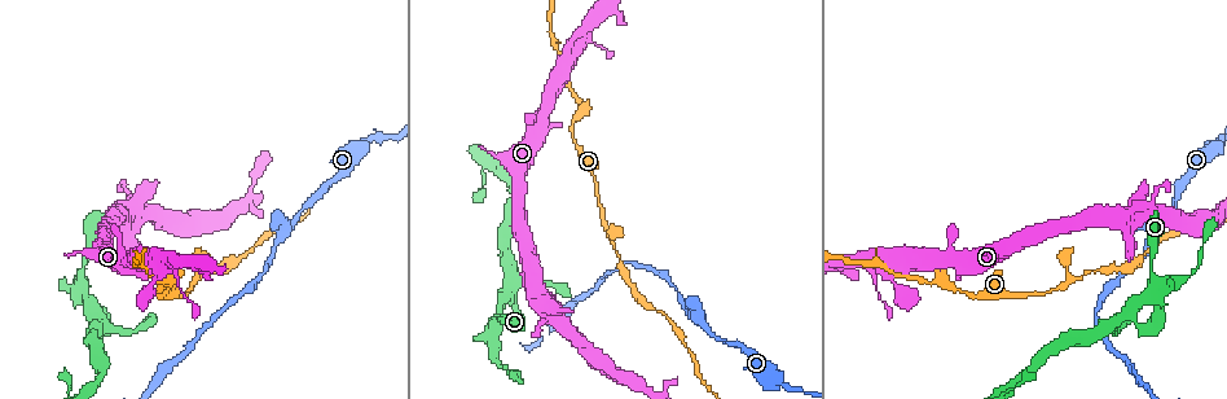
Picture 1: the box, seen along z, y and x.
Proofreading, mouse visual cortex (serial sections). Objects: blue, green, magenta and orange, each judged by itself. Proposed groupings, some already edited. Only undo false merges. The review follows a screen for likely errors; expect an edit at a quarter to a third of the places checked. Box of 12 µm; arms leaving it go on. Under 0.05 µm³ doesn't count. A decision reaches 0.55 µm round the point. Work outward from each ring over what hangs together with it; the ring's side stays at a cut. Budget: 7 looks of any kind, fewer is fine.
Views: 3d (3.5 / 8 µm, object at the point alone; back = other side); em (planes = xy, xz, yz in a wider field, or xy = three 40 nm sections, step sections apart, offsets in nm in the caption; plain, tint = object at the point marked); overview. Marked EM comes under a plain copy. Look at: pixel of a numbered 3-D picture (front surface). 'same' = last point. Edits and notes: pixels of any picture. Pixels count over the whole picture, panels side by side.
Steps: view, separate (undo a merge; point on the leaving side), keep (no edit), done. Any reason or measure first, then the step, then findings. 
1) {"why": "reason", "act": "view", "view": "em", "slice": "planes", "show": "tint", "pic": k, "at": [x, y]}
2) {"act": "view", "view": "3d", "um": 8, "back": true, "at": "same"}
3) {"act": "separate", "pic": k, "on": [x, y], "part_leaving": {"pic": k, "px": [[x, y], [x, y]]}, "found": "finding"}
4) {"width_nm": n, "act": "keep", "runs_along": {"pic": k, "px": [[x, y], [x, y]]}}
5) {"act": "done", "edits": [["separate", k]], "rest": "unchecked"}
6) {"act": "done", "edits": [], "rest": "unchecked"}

{"why": "sharp bend", "act": "view", "view": "3d", "um": 3.5, "pic": 1, "at": [922, 278]}

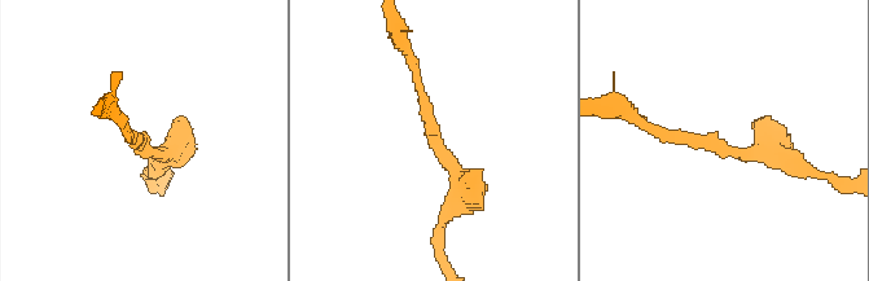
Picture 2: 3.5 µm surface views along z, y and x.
{"why": "need the tissue", "act": "view", "view": "em", "slice": "xy", "step": 2, "show": "tint", "pic": 2, "at": [727, 147]}

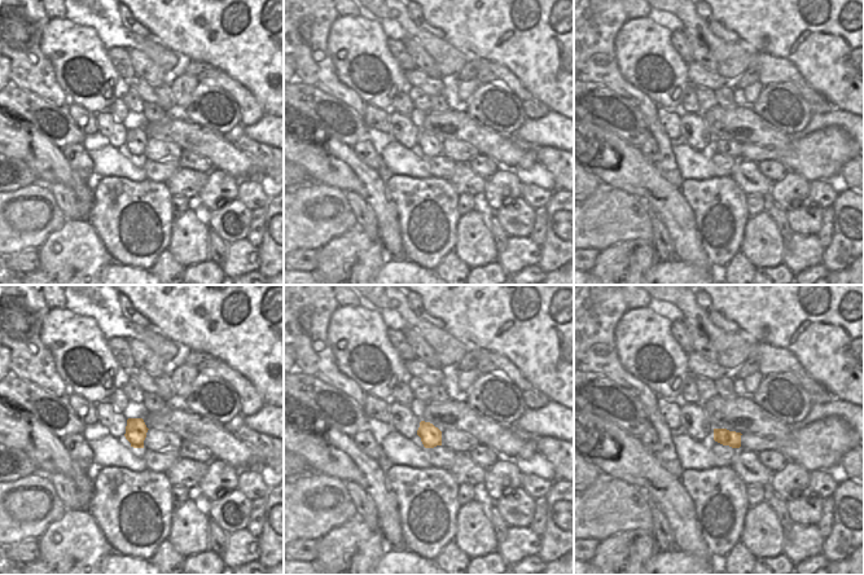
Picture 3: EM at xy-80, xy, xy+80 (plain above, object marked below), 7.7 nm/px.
{"width_nm": 160, "act": "keep", "runs_along": {"pic": 2, "px": [[793, 163], [650, 127]]}, "found": "all the same cell"}

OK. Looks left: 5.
{"why": "a narrow waist", "act": "view", "view": "3d", "um": 3.5, "pic": 1, "at": [551, 27]}

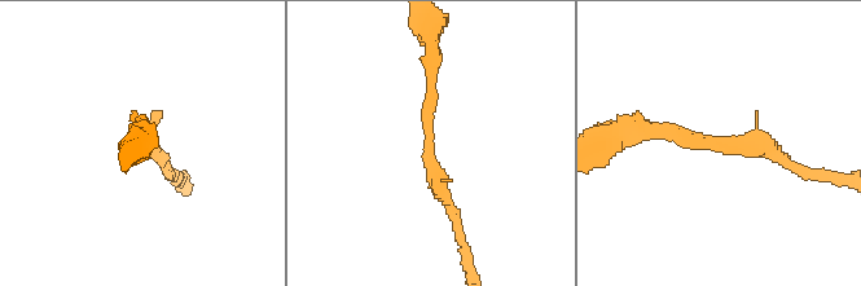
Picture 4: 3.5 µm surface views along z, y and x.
{"arm_widths_nm": [150, 150], "why": "now the EM", "act": "view", "view": "em", "slice": "xy", "step": 3, "show": "tint", "pic": 4, "at": [723, 140]}

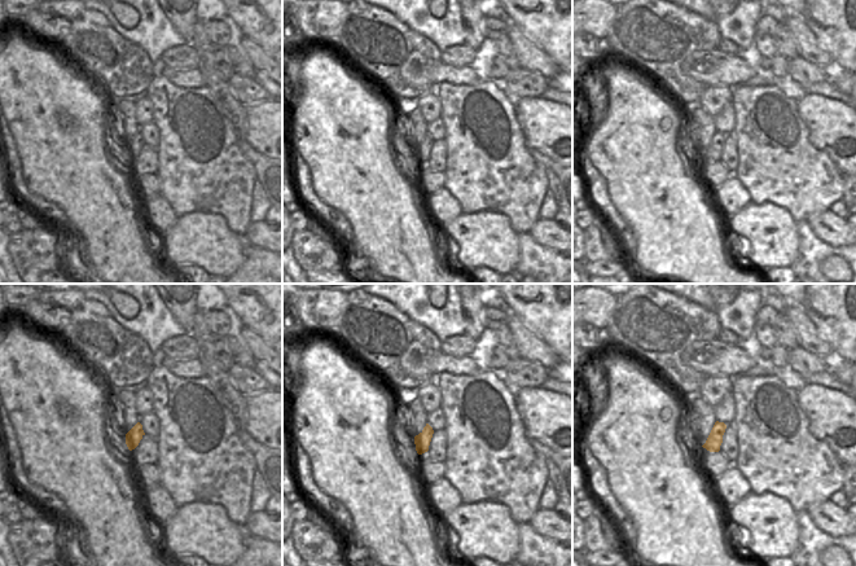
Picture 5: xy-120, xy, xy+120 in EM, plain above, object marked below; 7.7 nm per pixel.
{"width_nm": 120, "act": "keep", "runs_along": {"pic": 4, "px": [[796, 166], [773, 149], [641, 130]]}, "found": "all the same cell"}

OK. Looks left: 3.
{"why": "a narrow waist", "act": "view", "view": "3d", "um": 8, "pic": 1, "at": [84, 283]}

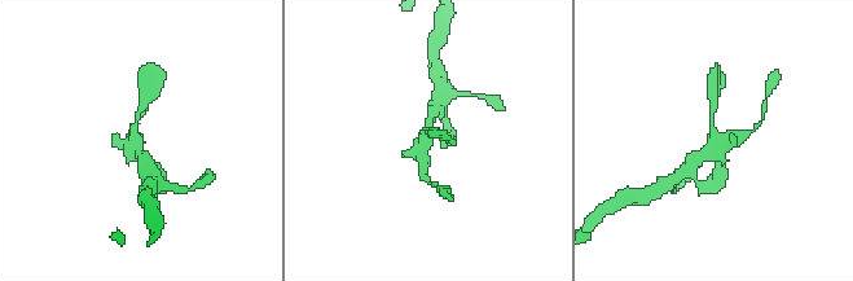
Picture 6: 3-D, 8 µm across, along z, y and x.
{"act": "view", "view": "3d", "um": 3.5, "back": true, "pic": 6, "at": [132, 138]}

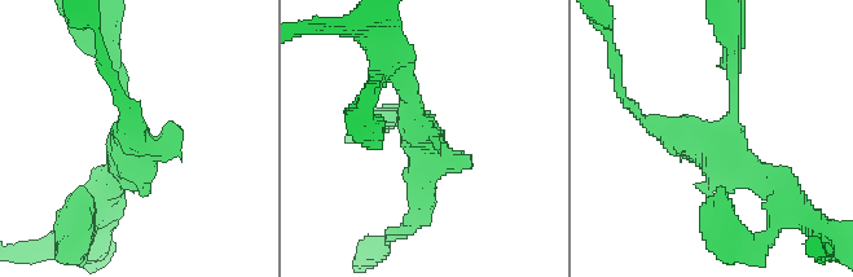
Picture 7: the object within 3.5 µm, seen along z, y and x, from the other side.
{"act": "keep", "runs_along": {"pic": 7, "px": [[733, 55], [724, 145], [779, 189]]}, "found": "continuous, no second cell"}

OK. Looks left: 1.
{"act": "done", "edits": [], "rest": "unchecked"}

